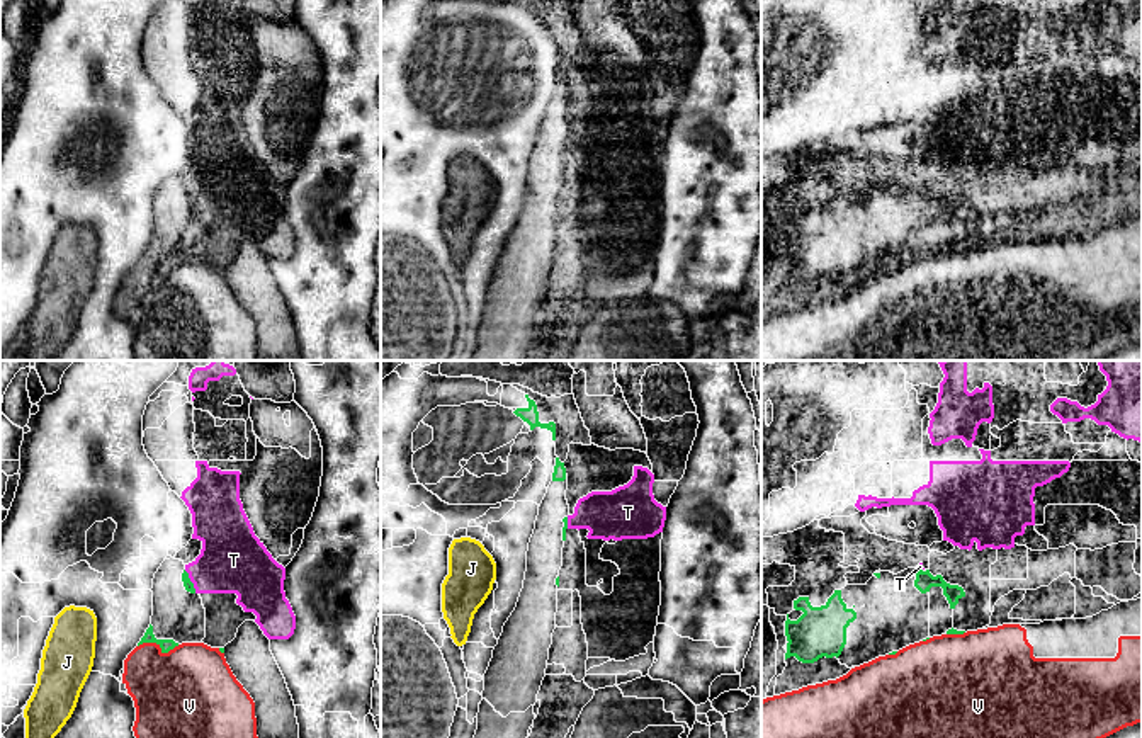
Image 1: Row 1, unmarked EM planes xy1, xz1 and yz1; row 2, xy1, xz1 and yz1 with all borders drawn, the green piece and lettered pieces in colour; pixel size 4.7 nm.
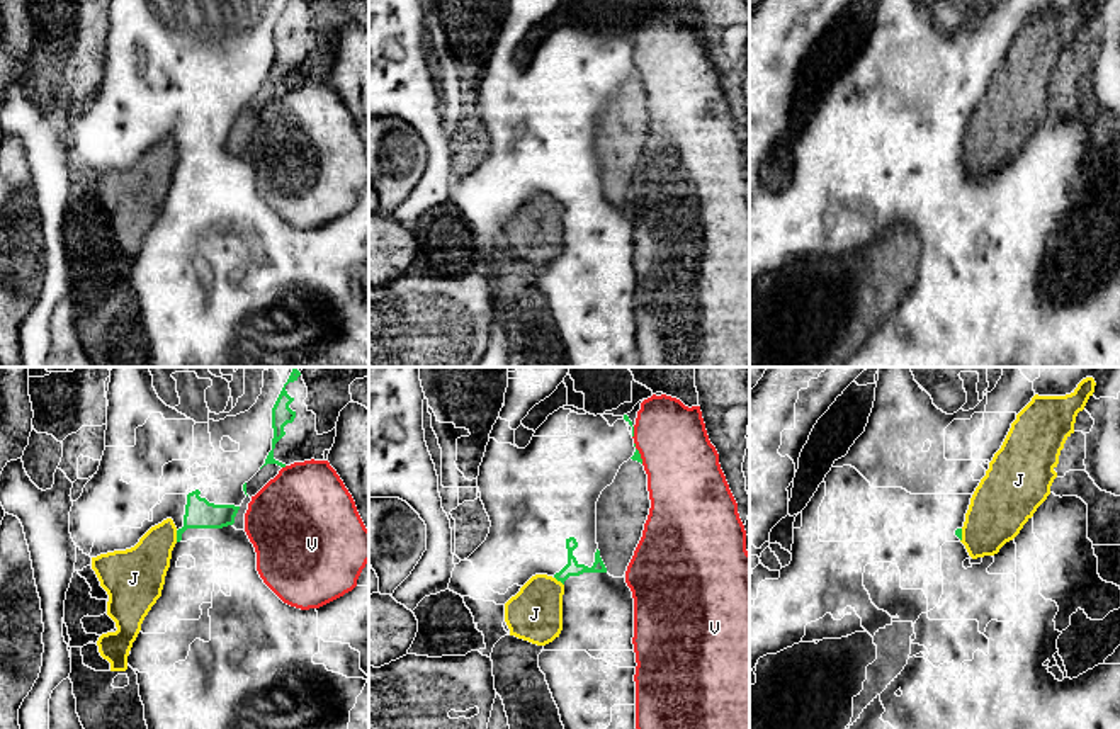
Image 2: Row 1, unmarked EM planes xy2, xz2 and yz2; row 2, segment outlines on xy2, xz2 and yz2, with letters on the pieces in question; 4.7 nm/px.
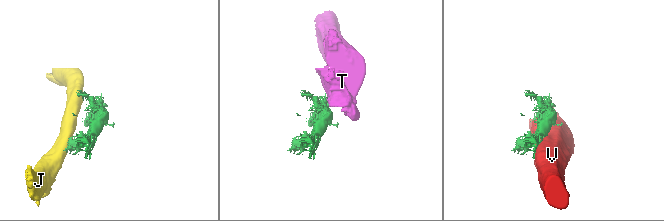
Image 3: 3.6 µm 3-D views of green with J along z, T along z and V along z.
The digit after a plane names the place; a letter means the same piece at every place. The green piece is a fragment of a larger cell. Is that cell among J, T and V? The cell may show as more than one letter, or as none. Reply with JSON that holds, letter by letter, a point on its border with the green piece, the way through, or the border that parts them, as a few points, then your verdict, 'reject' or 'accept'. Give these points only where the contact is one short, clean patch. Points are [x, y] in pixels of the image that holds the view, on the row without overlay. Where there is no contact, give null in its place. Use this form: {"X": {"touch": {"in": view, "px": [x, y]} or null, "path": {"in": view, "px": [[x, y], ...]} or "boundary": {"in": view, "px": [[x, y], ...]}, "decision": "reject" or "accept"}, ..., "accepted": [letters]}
{"J": {"touch": {"in": "xy2", "px": [177, 155]}, "boundary": {"in": "xy2", "px": [[175, 150], [177, 160]]}, "decision": "reject"}, "T": {"touch": {"in": "xy1", "px": [191, 201]}, "boundary": {"in": "xy1", "px": [[184, 189], [196, 211]]}, "decision": "reject"}, "V": {"touch": {"in": "xy1", "px": [160, 266]}, "decision": "reject"}, "accepted": []}

